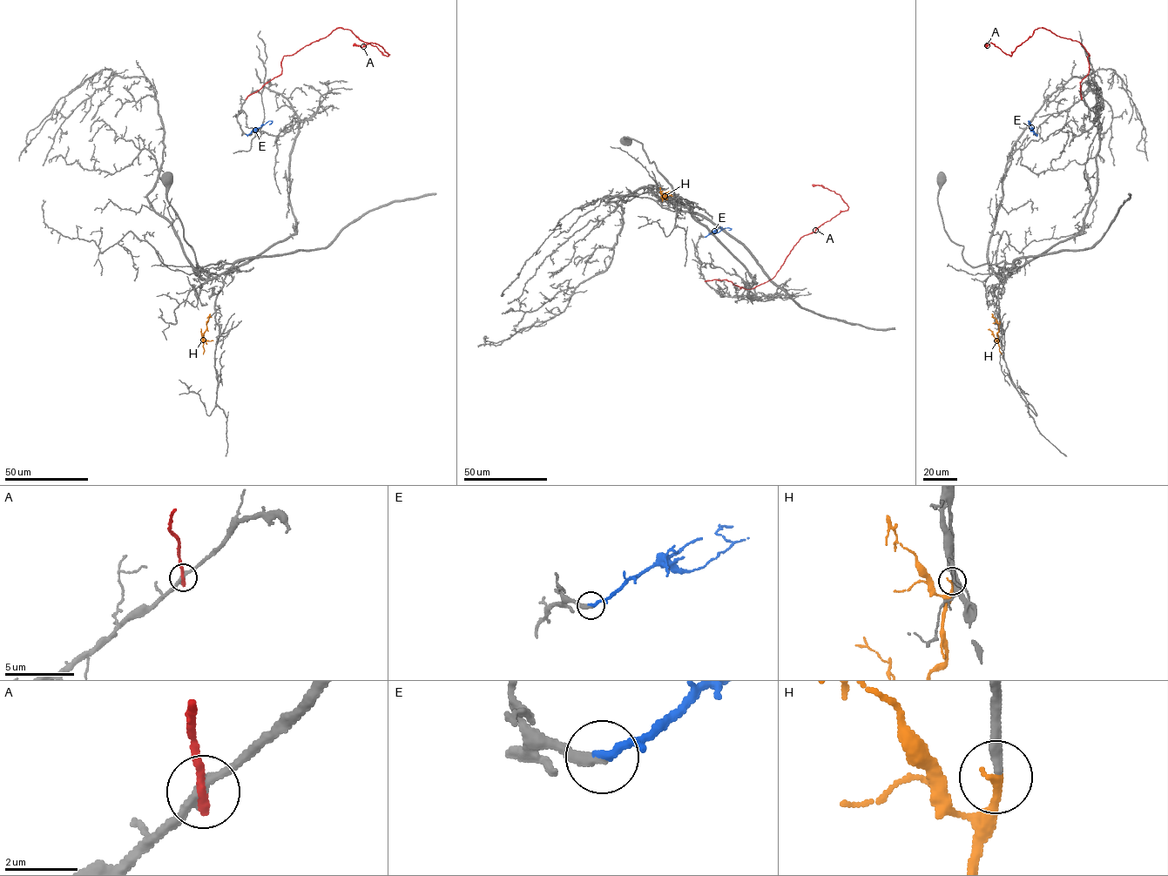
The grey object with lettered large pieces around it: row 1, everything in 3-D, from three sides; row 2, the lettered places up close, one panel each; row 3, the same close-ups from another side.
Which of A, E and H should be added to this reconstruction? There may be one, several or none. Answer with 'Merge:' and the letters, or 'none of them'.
Merge: H

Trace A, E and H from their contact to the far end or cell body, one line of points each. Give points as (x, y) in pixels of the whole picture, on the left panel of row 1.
A: (246, 98), (281, 73), (285, 56), (336, 28), (350, 30), (389, 55), (374, 43), (354, 44)
E: (246, 134), (271, 120), (269, 124)
H: (207, 321), (204, 340), (201, 329)

